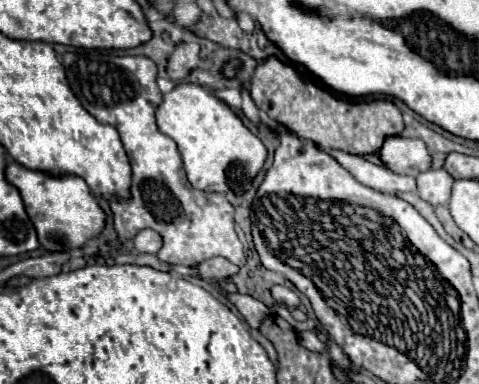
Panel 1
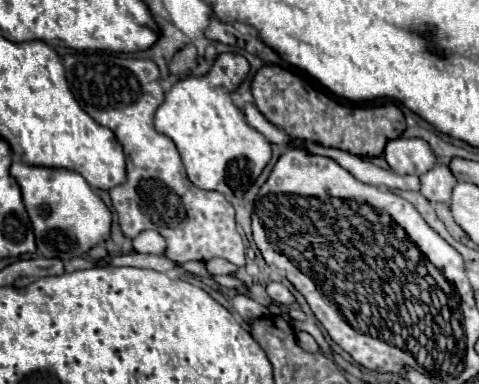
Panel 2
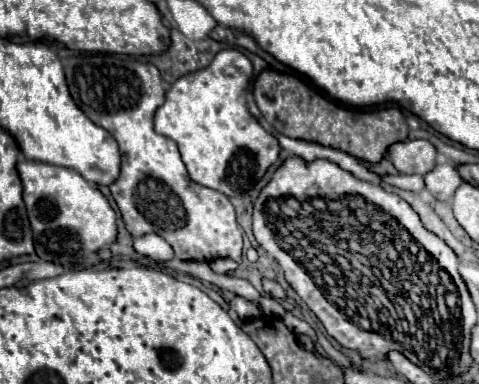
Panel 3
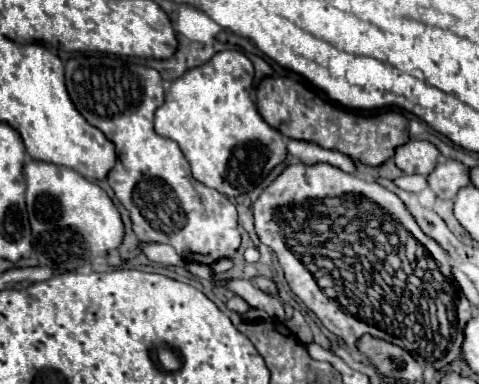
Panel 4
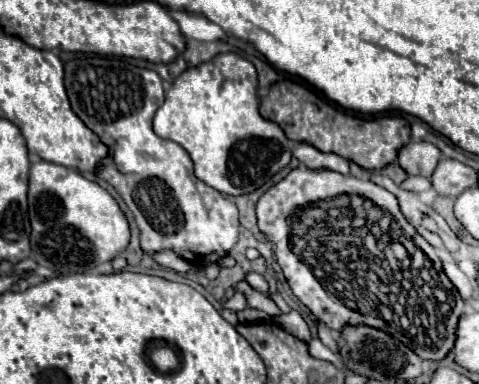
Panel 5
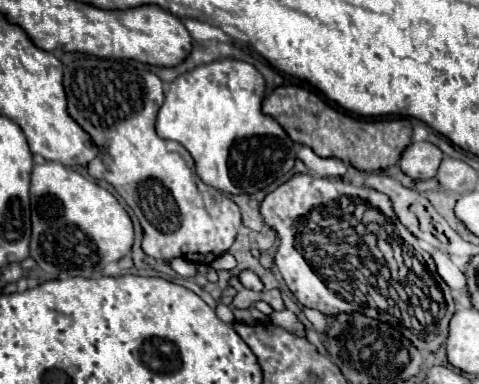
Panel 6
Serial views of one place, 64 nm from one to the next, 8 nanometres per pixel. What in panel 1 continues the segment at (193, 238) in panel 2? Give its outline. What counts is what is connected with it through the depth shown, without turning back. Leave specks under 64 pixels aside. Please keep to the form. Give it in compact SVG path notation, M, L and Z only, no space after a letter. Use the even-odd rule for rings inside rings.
M66 52L62 64L80 104L98 122L118 128L132 164L132 198L116 198L110 204L118 238L128 240L140 230L152 228L164 238L158 258L170 266L196 266L214 256L224 256L236 266L244 266L246 256L234 232L232 204L224 194L200 192L190 186L176 142L156 126L154 114L162 102L162 92L156 84L156 64L146 56L86 58L78 52Z

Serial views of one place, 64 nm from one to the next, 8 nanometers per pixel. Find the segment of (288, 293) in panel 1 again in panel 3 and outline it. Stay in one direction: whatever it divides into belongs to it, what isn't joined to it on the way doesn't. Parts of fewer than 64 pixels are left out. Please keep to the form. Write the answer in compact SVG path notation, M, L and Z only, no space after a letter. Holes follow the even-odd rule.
M262 280L262 284L264 284L264 292L270 298L274 298L274 300L286 300L286 290L278 282L274 282L274 280Z

